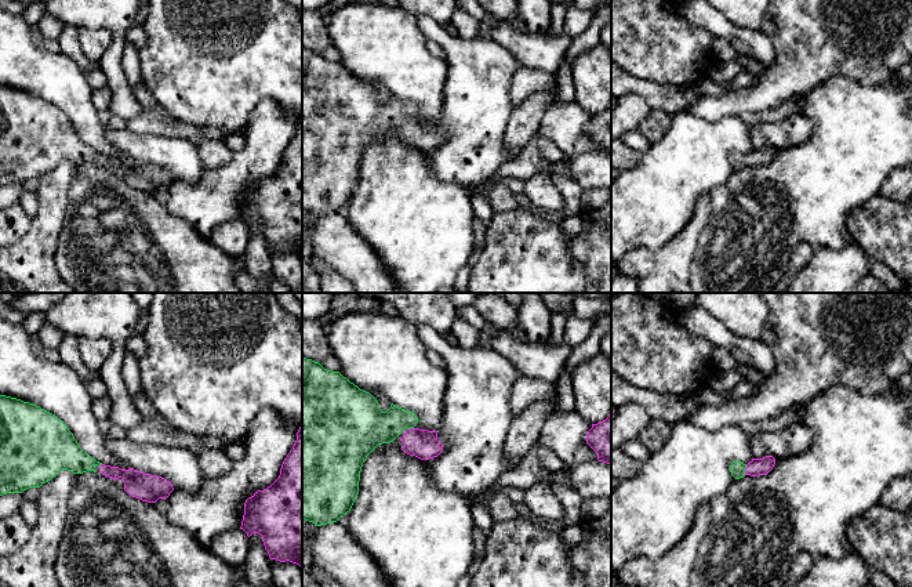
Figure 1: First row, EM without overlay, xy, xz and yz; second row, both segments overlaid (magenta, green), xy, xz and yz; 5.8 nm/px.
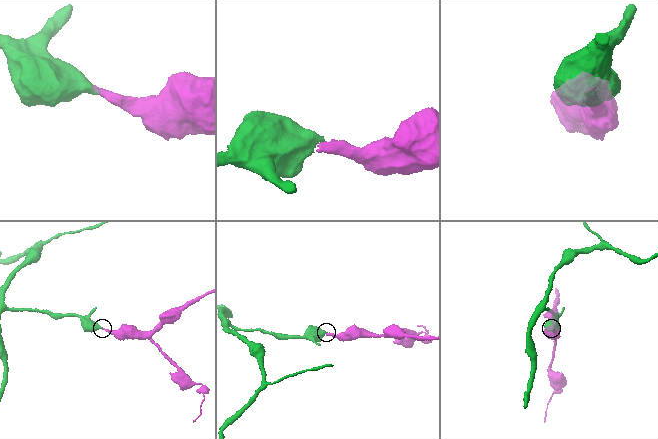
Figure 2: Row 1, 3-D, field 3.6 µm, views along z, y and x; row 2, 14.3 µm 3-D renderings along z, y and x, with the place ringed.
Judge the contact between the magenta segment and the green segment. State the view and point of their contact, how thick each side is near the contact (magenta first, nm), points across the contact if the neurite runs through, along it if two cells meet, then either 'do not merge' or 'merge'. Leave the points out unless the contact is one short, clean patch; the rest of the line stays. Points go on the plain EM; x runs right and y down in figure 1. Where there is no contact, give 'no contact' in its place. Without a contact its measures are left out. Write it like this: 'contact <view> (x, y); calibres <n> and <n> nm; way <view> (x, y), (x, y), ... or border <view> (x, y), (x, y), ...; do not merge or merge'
contact yz (745, 160); calibres 100 and 90 nm; way yz (763, 156), (745, 160), (737, 159); merge

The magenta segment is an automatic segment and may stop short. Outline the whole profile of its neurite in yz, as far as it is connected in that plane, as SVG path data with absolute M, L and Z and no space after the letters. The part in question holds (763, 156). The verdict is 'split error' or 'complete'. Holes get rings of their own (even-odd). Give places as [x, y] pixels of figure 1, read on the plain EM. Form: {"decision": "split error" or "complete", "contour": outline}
{"decision": "split error", "contour": "M773 146L752 149L748 155L733 152L730 156L730 163L735 170L744 169L745 166L766 166L773 160L774 155L775 149Z"}

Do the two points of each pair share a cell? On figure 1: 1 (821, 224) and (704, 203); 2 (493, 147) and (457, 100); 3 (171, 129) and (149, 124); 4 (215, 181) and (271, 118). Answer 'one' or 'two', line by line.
1: two
2: one
3: one
4: one

